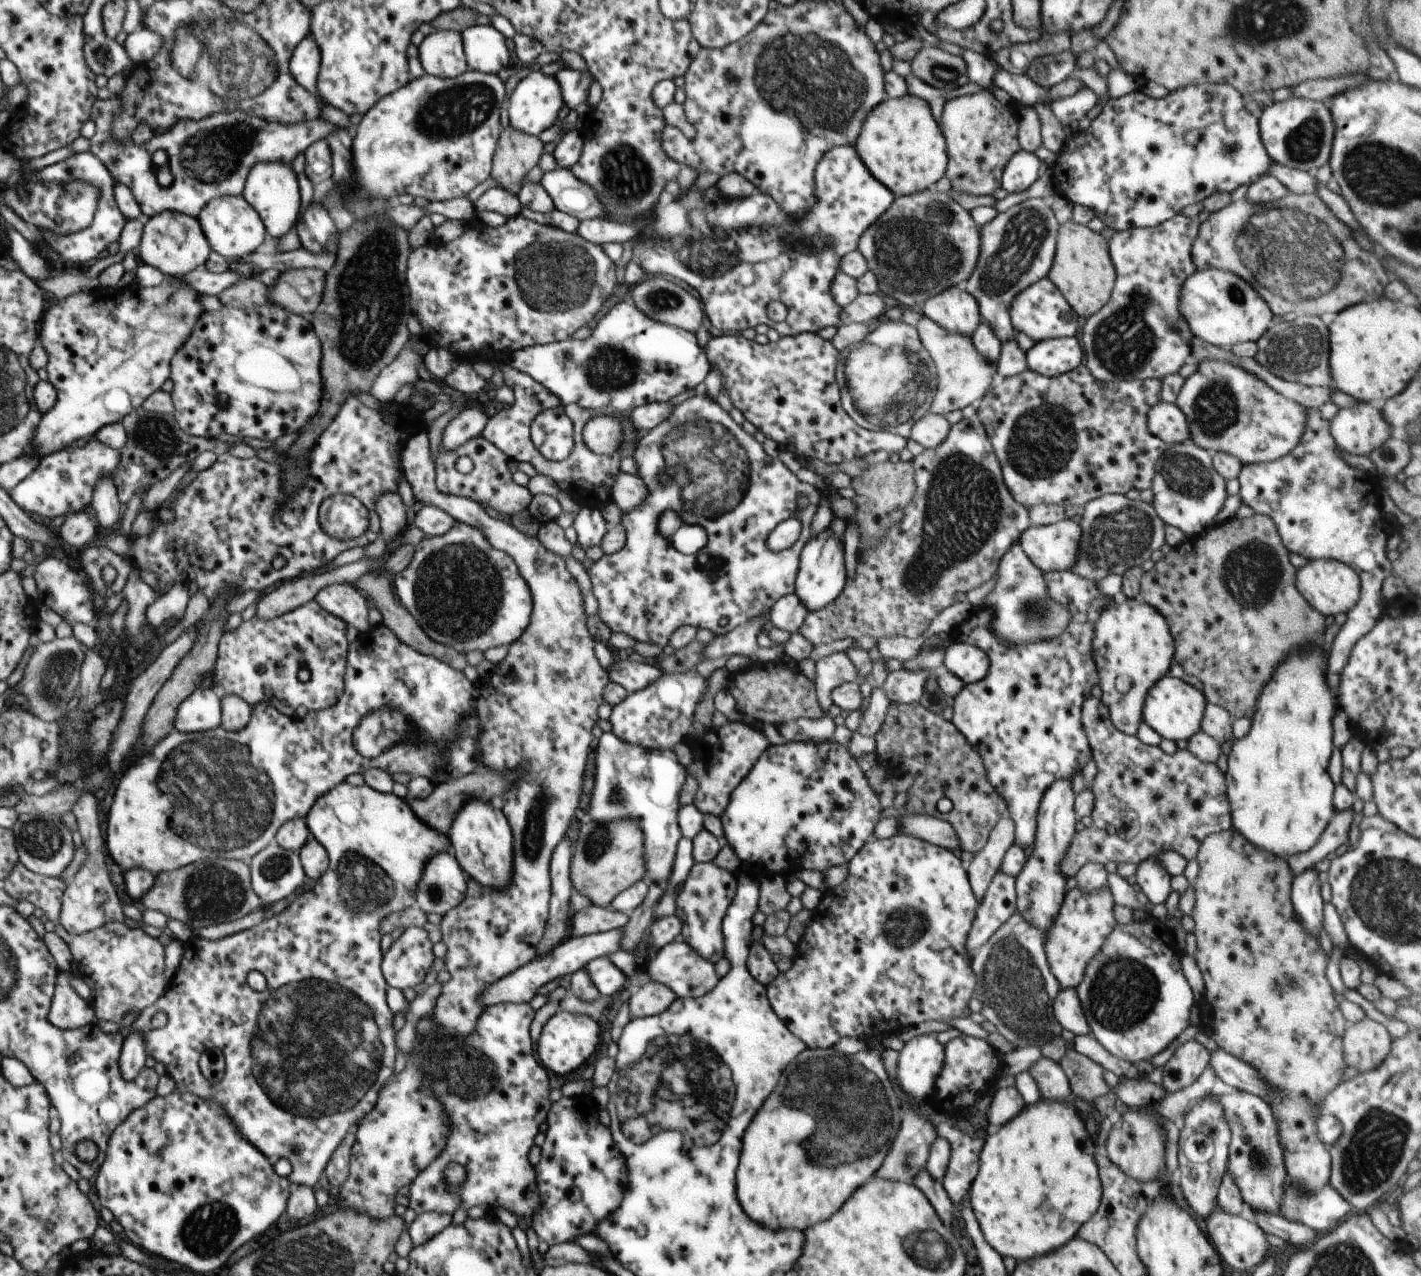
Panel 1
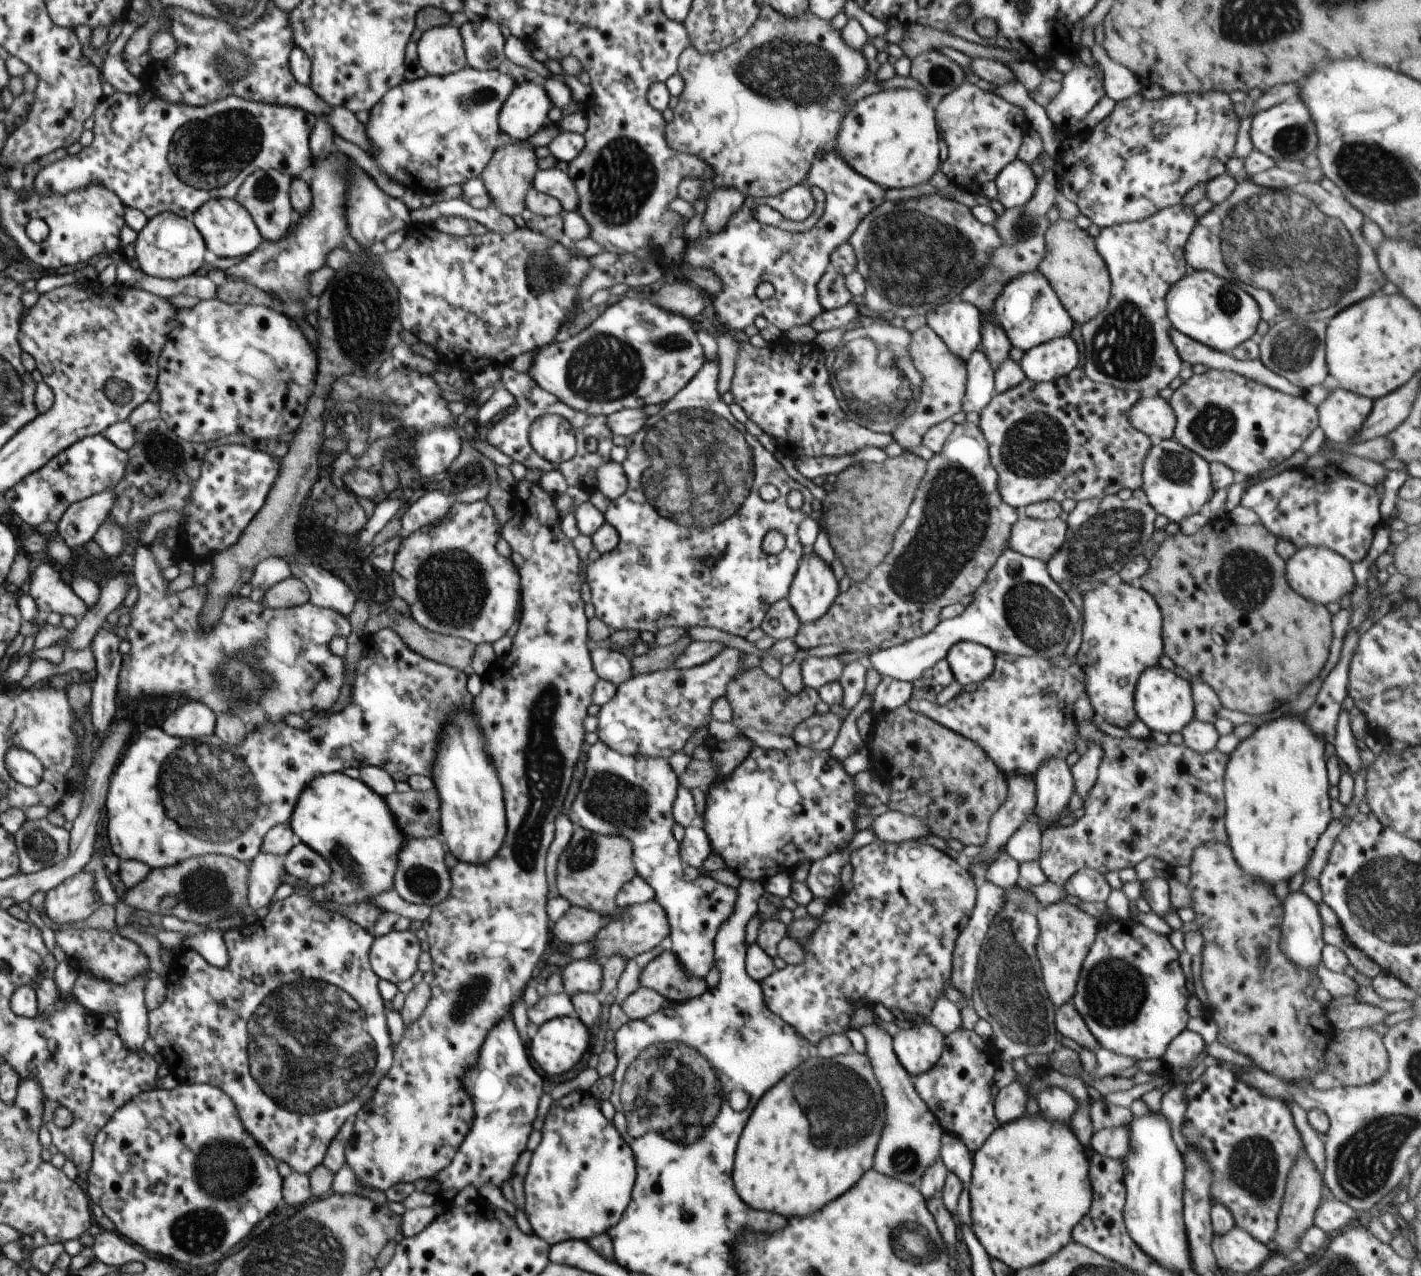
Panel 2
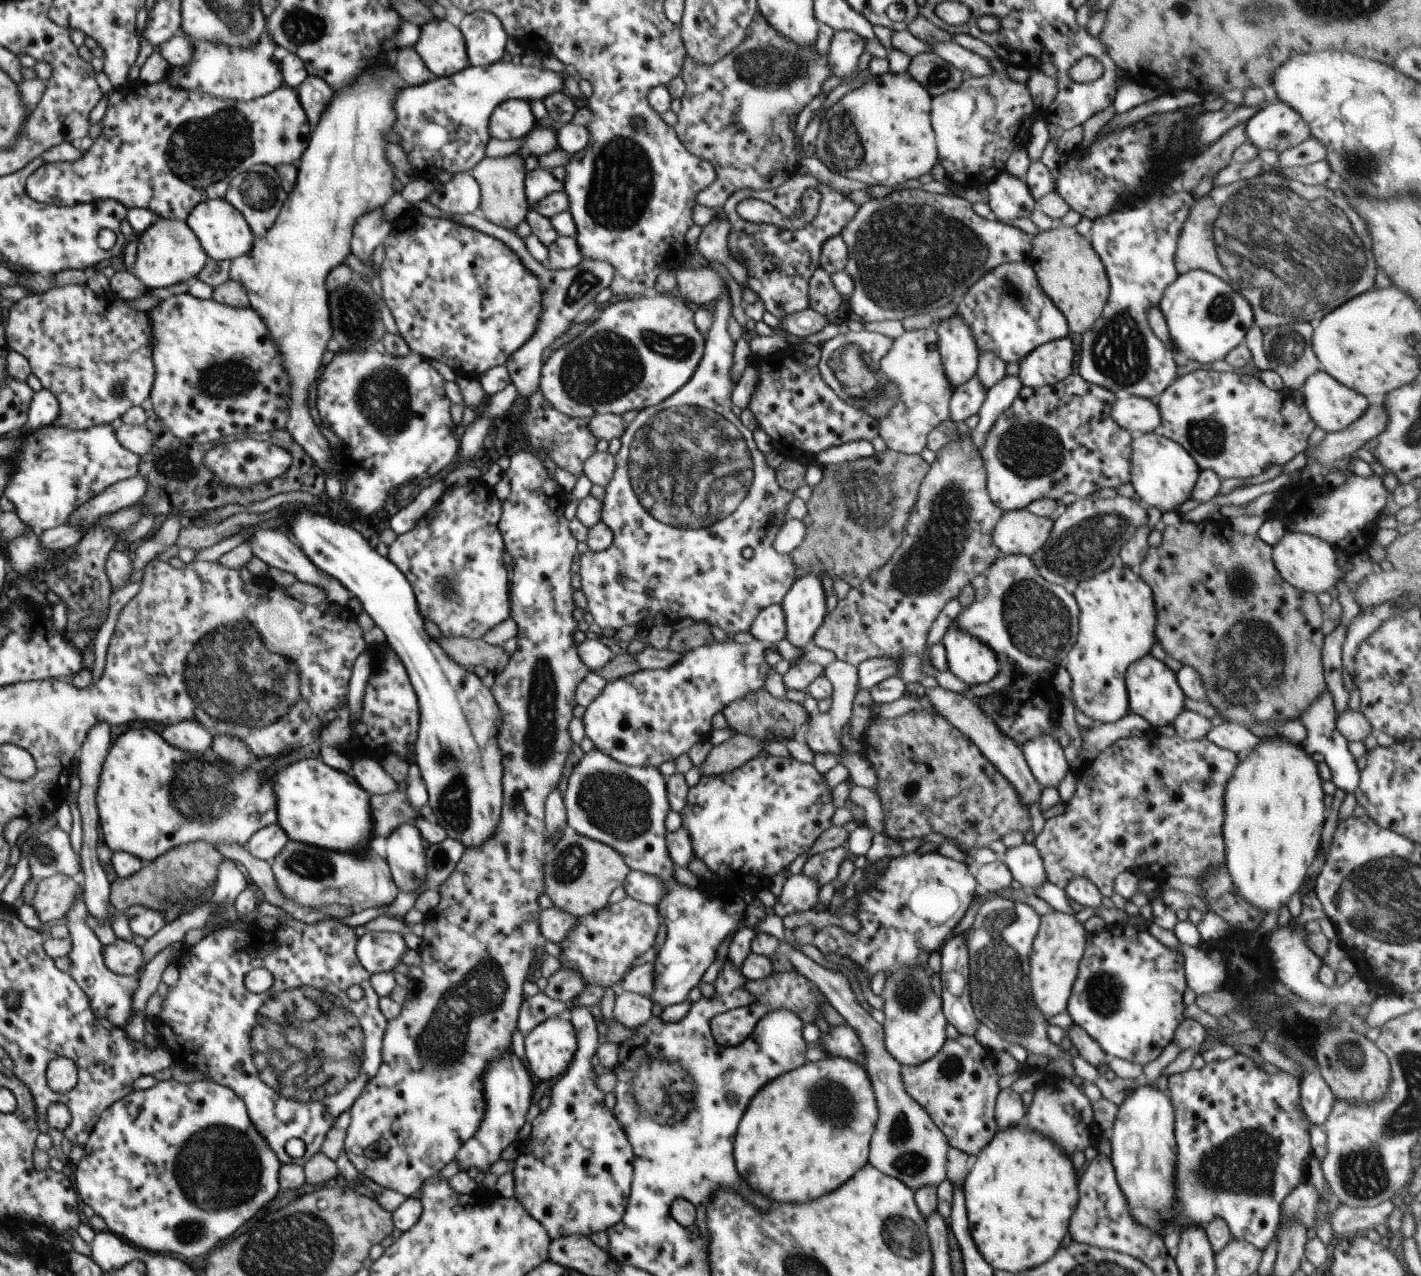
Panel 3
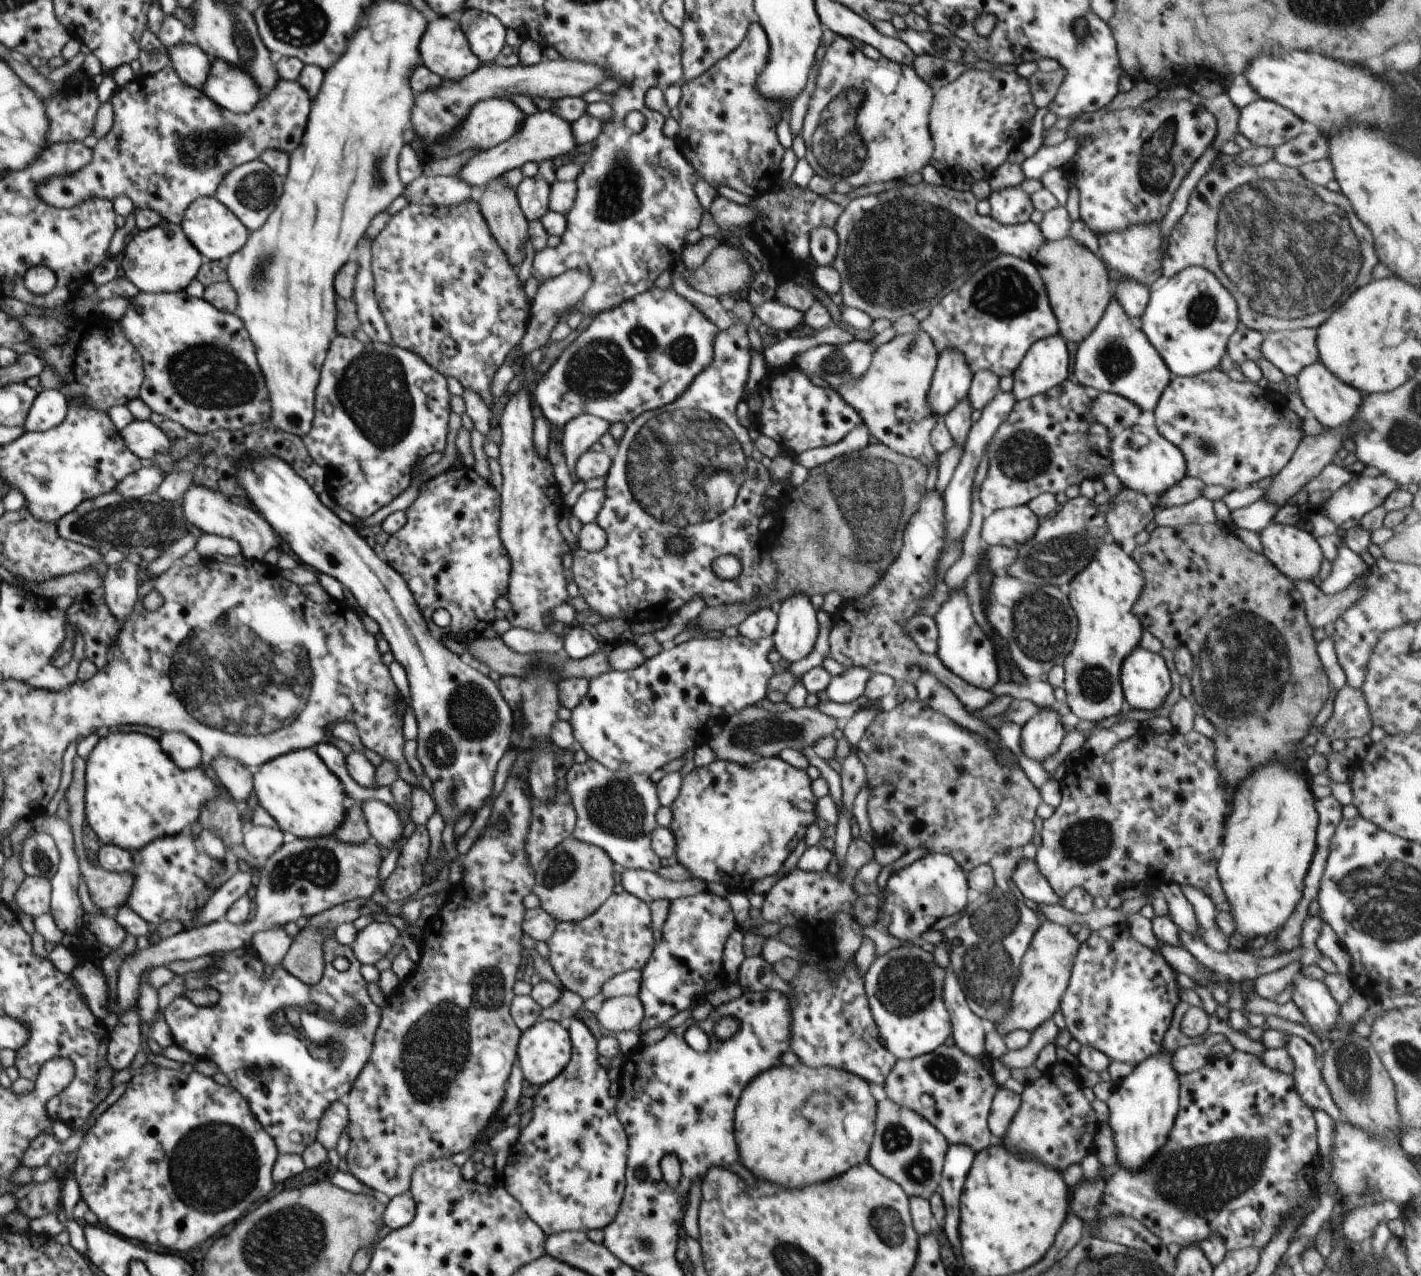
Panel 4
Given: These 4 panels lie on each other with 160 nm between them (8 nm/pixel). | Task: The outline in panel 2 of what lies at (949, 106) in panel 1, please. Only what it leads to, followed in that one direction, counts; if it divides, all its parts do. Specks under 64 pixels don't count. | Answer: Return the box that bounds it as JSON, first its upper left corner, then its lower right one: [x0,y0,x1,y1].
[935,81,1030,190]

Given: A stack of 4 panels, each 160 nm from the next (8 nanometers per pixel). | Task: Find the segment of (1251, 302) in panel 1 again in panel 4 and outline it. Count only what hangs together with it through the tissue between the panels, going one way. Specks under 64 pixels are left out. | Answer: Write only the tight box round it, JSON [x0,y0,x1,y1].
[1140,266,1240,377]

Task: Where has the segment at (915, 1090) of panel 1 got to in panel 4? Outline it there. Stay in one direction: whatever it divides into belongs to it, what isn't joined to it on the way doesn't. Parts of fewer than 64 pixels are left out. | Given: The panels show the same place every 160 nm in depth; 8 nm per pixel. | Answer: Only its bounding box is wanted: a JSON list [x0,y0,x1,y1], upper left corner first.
[863,943,952,1059]

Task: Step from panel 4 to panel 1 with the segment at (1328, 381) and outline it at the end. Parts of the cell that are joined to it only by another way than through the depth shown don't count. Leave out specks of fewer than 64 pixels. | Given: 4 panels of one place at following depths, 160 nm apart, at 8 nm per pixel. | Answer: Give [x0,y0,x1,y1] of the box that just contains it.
[1330,402,1397,457]

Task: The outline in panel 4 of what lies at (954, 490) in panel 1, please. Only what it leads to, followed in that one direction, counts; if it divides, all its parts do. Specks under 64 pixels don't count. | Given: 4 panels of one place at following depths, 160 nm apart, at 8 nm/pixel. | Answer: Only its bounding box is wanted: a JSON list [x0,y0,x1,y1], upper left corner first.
[829,489,996,711]

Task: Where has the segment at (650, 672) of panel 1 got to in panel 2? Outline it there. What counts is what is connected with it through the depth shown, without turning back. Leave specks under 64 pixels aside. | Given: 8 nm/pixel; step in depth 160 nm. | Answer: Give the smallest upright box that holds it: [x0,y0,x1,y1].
[590,648,634,687]

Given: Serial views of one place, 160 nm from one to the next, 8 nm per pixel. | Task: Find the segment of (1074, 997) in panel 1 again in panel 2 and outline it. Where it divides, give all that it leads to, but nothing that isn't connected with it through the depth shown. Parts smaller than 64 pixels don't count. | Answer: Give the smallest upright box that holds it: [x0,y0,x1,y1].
[1055,1001,1101,1054]

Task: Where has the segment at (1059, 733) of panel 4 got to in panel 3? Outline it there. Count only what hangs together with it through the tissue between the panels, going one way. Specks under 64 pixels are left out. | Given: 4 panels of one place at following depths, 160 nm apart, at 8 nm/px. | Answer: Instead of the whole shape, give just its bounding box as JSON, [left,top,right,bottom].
[1020,734,1070,788]

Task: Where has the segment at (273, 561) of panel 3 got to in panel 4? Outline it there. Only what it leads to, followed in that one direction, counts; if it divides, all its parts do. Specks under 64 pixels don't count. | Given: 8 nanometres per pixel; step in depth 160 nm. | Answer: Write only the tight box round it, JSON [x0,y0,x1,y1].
[181,484,287,564]

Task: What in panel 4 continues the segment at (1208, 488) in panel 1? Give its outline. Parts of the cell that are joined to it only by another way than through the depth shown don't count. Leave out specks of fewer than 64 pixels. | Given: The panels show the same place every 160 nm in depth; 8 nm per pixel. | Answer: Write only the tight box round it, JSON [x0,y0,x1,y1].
[1110,424,1187,499]

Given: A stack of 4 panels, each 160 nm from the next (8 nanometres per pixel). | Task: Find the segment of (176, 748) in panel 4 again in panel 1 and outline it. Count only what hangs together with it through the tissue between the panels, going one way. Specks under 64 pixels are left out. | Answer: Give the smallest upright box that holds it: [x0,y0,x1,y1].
[174,686,223,733]

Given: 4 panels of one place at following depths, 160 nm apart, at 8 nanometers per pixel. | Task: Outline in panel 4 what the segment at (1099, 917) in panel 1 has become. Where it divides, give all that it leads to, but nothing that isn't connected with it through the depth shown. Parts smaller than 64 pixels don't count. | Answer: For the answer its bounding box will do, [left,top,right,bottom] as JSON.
[988,919,1080,1036]

